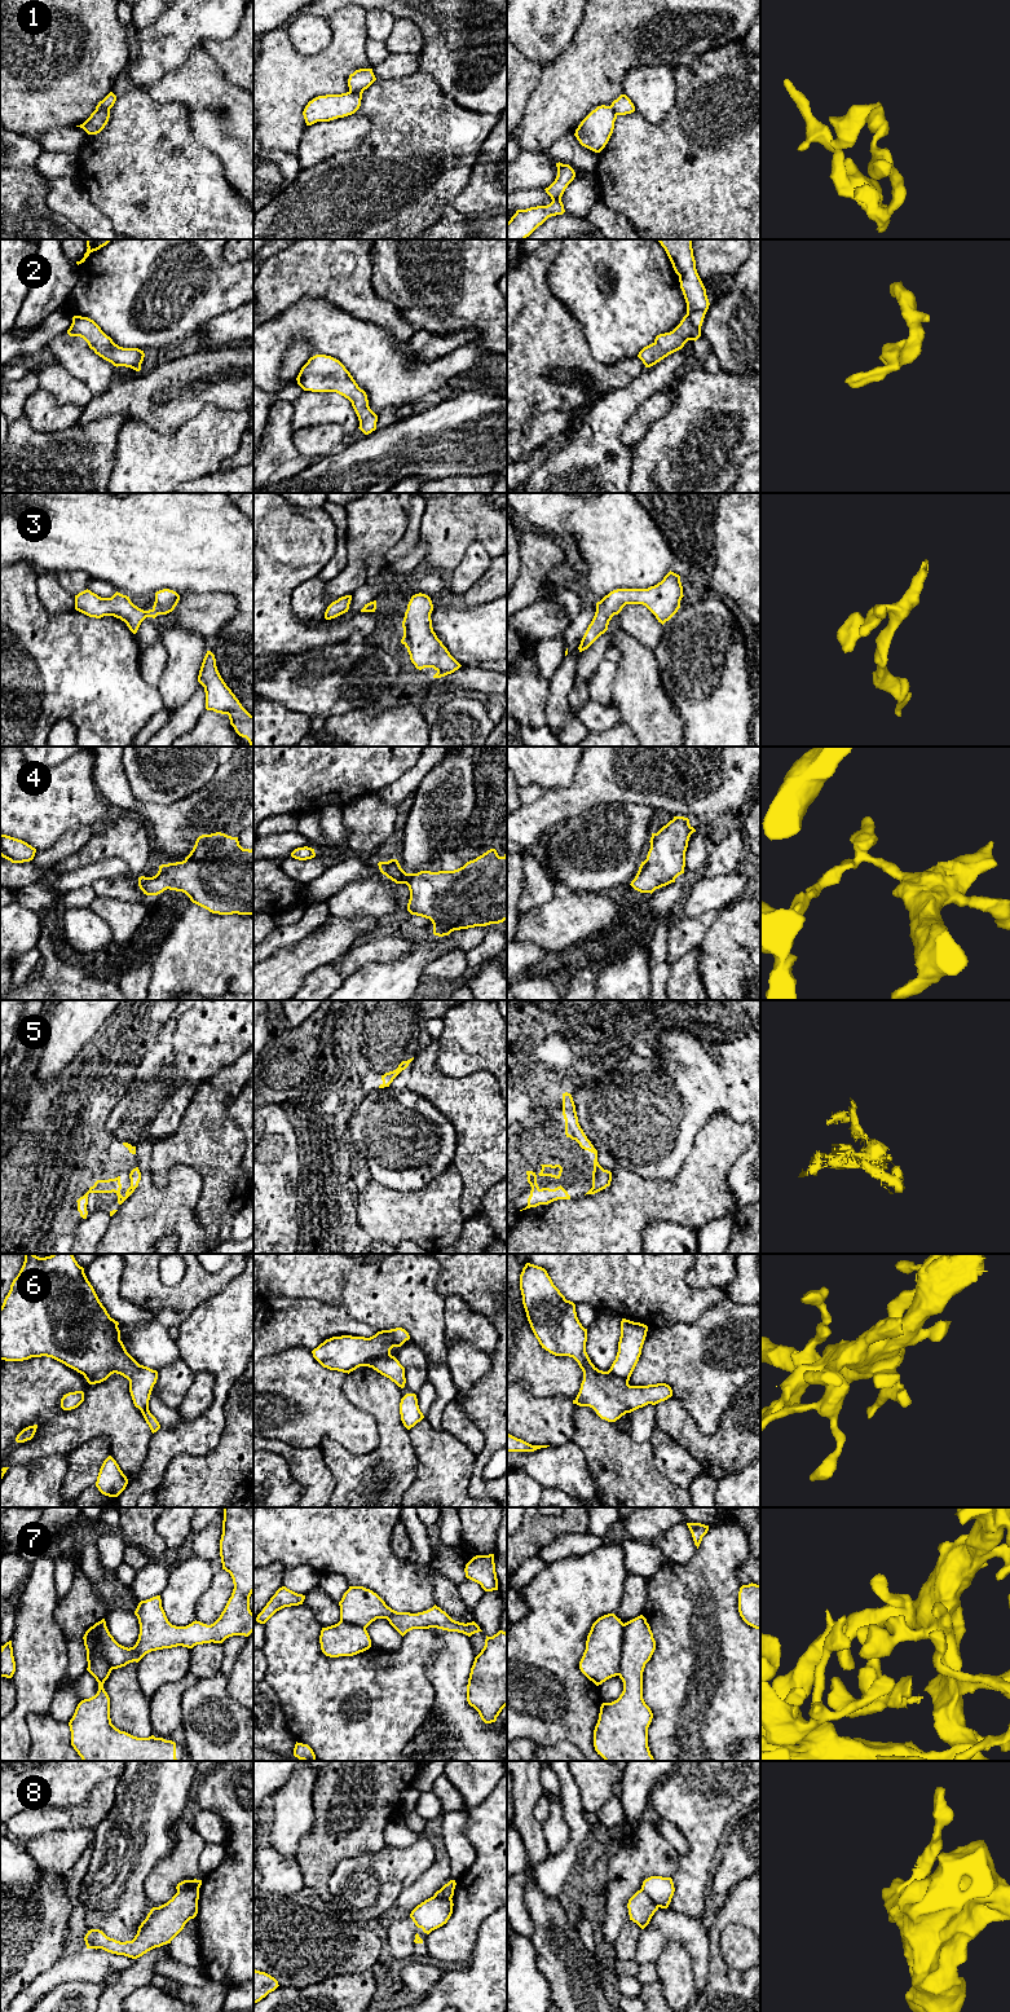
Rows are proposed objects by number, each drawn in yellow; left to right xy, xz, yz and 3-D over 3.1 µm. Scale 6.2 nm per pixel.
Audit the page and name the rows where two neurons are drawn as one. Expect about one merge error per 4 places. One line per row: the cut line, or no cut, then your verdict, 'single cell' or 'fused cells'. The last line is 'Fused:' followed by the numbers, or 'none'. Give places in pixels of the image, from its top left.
1: cut in xy along (109, 108), (96, 110); fused cells
2: no cut; single cell
3: no cut; single cell
4: no cut; single cell
5: no cut; single cell
6: no cut; single cell
7: cut in yz along (625, 1624), (620, 1671), (617, 1674); fused cells
8: cut in xy along (198, 1889), (177, 1892); fused cells
Fused: 1, 7, 8

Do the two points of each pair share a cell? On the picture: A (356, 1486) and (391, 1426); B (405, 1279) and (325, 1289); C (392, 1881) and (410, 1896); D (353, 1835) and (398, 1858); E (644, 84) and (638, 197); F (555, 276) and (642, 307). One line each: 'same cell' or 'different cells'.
A: same cell
B: same cell
C: different cells
D: different cells
E: different cells
F: same cell

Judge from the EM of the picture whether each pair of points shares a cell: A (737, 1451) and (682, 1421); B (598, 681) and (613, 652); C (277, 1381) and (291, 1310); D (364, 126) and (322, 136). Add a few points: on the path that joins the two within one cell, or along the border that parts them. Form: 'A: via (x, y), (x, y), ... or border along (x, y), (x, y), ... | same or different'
A: via (723, 1451), (709, 1451), (693, 1435) | same
B: via (604, 674), (612, 659) | same
C: border along (311, 1350), (291, 1347), (267, 1356) | different
D: via (353, 128), (347, 133), (333, 136) | same

